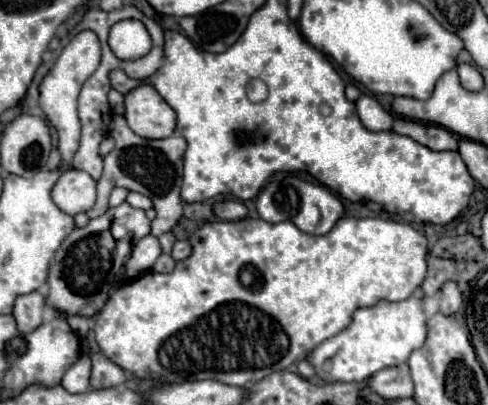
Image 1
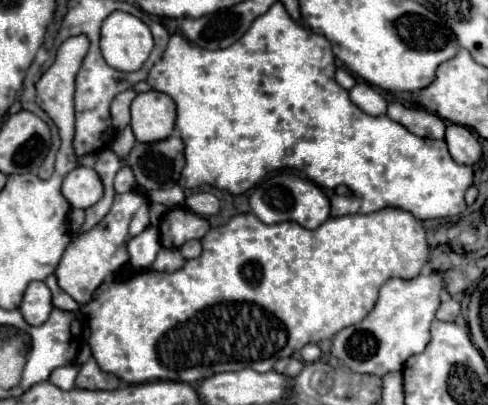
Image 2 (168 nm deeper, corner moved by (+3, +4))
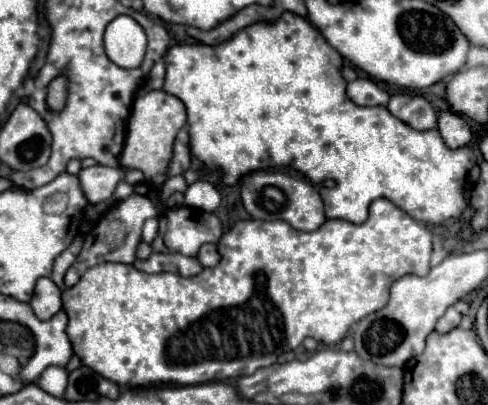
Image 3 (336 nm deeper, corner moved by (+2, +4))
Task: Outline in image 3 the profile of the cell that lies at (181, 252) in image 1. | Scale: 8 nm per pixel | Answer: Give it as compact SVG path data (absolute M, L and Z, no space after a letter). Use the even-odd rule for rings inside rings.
M203 244L201 250L199 250L197 260L199 260L203 266L217 266L219 260L221 260L221 254L217 252L217 244Z

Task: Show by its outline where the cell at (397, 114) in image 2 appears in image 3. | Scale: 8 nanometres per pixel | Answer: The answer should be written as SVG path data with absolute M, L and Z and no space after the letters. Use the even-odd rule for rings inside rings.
M395 94L387 104L389 112L415 130L431 130L437 126L437 112L423 96Z

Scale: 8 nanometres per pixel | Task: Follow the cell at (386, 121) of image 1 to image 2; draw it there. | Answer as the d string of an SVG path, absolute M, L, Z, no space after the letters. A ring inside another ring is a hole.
M358 82L352 90L350 90L350 100L366 114L370 116L380 116L380 94L372 90L370 84L366 82Z

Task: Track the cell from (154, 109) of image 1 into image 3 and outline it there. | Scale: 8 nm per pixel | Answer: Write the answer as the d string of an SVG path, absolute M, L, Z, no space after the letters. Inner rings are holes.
M149 90L147 94L135 98L129 116L125 148L121 152L121 166L125 170L141 170L149 182L161 186L169 178L167 168L173 156L173 142L177 132L185 126L185 120L185 104L163 90Z

